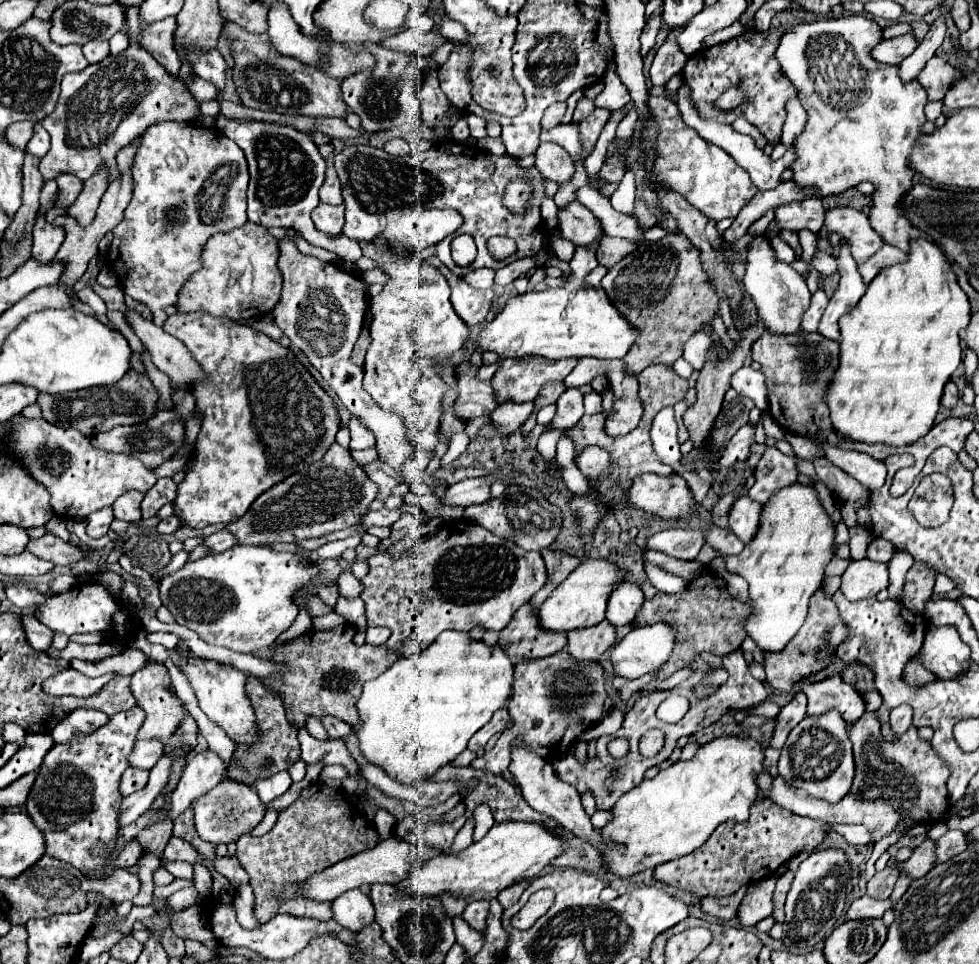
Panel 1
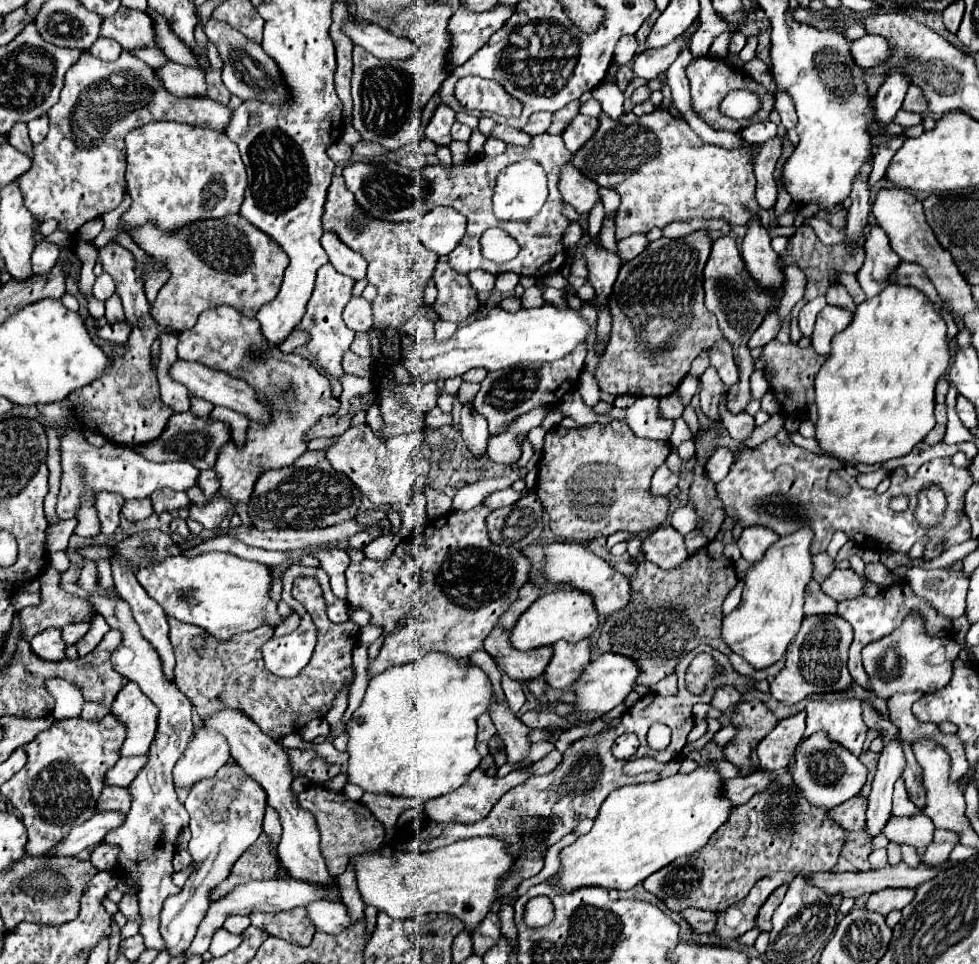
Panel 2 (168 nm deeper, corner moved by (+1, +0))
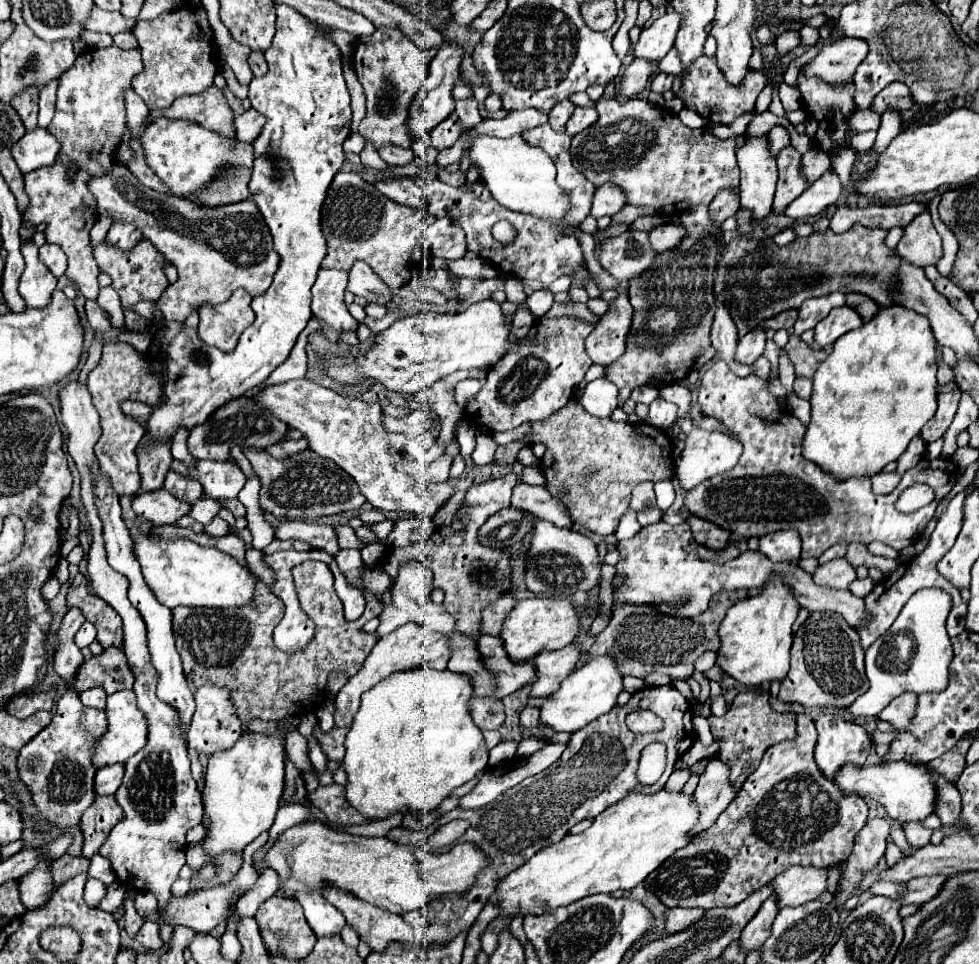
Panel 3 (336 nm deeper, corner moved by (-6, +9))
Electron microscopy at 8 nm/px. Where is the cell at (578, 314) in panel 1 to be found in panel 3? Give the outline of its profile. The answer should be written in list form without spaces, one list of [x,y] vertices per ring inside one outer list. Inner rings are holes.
[[[490,298],[472,304],[468,310],[456,314],[420,312],[416,316],[396,320],[374,340],[376,346],[366,350],[362,358],[348,362],[340,358],[324,358],[324,364],[328,374],[340,384],[354,384],[360,378],[374,378],[380,380],[388,390],[416,394],[452,372],[490,368],[520,344],[538,346],[536,336],[518,340],[510,338],[512,322],[514,314],[506,316],[502,312],[502,306]]]

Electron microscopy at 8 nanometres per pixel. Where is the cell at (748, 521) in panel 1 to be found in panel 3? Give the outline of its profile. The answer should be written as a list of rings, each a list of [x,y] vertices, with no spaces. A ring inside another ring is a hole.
[[[778,530],[760,536],[758,550],[772,562],[790,562],[800,558],[800,538],[796,530]]]

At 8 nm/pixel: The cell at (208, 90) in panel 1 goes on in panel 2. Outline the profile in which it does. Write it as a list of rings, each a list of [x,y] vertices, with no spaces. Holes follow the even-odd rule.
[[[151,7],[145,9],[145,13],[153,19],[155,25],[155,35],[157,35],[157,45],[159,49],[163,49],[163,53],[181,65],[189,65],[189,67],[199,68],[199,64],[193,55],[191,49],[171,31],[171,27],[167,27],[167,19],[163,19],[159,13],[151,11]]]

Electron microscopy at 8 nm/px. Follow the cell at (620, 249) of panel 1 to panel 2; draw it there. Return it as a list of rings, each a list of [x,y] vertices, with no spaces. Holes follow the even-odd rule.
[[[631,235],[627,239],[621,239],[617,243],[619,247],[619,255],[623,255],[623,259],[635,259],[641,251],[647,249],[647,243],[651,243],[647,239],[647,235]]]

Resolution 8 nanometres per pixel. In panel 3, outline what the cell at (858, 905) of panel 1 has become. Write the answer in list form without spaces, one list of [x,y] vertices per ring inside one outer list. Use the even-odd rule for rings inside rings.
[[[926,876],[926,878],[912,878],[906,882],[906,892],[898,896],[902,904],[922,904],[928,902],[928,898],[934,898],[938,890],[942,888],[942,882],[946,882],[946,876]]]

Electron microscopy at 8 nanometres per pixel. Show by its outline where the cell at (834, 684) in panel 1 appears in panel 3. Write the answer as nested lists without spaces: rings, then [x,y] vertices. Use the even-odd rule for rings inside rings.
[[[830,712],[816,714],[814,724],[818,730],[818,742],[816,742],[814,758],[816,758],[816,764],[824,776],[828,776],[832,780],[838,766],[844,766],[846,762],[854,762],[854,764],[862,766],[866,762],[866,758],[872,750],[872,738],[864,726],[860,726],[852,720],[844,720],[840,714],[830,714]]]

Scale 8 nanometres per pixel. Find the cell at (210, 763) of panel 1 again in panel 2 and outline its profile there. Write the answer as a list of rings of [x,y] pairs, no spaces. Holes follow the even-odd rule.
[[[201,727],[195,731],[191,743],[183,751],[183,757],[173,769],[177,787],[191,787],[193,783],[213,777],[219,767],[229,761],[229,745],[213,729]]]

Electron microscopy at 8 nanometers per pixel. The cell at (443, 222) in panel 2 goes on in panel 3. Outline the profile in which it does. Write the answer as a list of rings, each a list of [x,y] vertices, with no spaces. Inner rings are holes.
[[[452,216],[438,218],[424,234],[432,254],[444,260],[462,258],[466,252],[466,238],[462,226]]]

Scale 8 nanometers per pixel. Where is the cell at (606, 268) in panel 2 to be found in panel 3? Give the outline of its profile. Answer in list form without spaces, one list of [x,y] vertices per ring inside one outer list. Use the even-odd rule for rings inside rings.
[[[618,292],[618,296],[610,302],[608,312],[598,320],[596,328],[586,338],[586,352],[594,364],[606,366],[622,354],[630,318],[632,306],[628,302],[628,294]]]

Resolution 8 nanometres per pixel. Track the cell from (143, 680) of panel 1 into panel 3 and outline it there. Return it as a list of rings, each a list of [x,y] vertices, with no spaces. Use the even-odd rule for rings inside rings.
[[[120,690],[110,694],[106,704],[106,716],[108,716],[108,732],[106,736],[102,736],[102,742],[98,744],[98,750],[94,754],[96,768],[116,764],[116,762],[126,762],[130,756],[140,752],[148,742],[148,718],[138,708],[134,690]]]

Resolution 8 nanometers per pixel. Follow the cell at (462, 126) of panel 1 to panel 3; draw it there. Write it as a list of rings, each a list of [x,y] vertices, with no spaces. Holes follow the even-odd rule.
[[[470,100],[470,102],[456,102],[456,114],[458,114],[458,118],[460,118],[460,122],[462,122],[462,126],[466,128],[466,126],[476,126],[480,120],[482,120],[482,116],[480,116],[480,112],[478,112],[478,104],[476,104],[476,100]]]

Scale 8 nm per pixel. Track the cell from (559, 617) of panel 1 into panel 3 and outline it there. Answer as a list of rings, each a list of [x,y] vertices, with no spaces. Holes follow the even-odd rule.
[[[530,598],[520,600],[520,606],[516,606],[504,626],[502,626],[502,640],[510,654],[510,658],[516,660],[528,660],[540,654],[542,650],[558,650],[566,644],[570,644],[580,632],[580,616],[570,600],[562,598]]]

